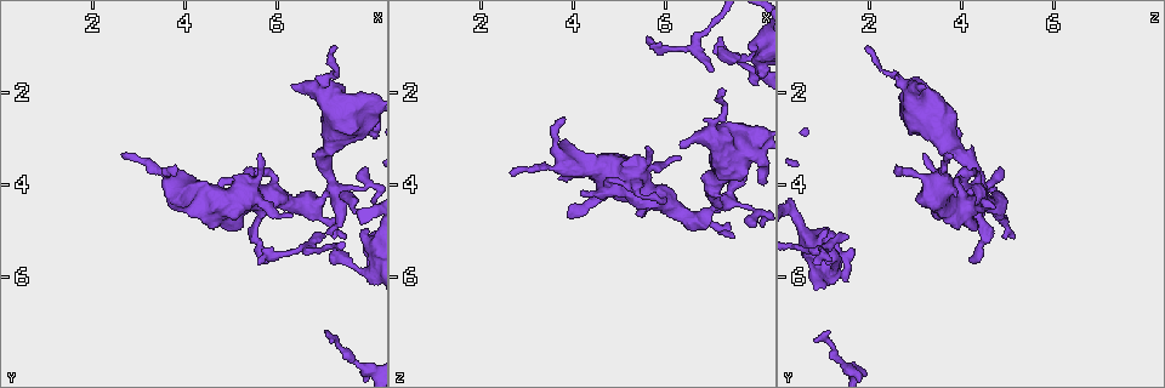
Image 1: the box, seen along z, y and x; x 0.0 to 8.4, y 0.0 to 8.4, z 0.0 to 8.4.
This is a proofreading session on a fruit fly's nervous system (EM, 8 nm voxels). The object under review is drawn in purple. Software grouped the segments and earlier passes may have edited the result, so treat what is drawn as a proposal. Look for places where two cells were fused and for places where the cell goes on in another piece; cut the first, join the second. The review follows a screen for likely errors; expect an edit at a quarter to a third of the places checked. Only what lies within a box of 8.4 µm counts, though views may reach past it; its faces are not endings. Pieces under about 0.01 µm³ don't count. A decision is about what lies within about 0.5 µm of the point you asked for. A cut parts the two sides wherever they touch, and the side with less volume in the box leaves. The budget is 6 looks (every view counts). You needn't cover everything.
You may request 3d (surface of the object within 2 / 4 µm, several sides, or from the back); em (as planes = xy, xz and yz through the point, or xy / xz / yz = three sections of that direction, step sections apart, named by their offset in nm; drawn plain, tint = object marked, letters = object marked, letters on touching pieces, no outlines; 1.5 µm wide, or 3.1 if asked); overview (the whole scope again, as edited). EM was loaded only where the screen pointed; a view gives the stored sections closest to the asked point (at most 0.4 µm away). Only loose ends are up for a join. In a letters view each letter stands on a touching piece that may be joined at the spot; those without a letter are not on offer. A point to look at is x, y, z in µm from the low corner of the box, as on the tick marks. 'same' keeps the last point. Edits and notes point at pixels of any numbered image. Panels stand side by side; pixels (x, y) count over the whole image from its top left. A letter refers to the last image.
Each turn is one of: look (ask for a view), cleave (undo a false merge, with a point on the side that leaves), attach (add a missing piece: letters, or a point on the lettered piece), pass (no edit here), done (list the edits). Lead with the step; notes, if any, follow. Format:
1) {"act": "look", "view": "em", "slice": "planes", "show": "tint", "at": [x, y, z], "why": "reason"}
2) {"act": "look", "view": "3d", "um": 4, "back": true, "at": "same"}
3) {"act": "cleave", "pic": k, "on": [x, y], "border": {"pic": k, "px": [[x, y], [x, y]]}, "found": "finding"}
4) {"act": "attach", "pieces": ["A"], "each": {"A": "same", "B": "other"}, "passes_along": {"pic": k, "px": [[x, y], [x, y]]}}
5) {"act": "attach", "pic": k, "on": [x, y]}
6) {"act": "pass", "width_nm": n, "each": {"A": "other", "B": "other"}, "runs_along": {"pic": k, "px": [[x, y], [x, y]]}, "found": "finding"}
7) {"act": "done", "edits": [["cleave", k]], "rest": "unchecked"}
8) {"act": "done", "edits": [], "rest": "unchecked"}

{"act": "look", "view": "3d", "um": 2, "at": [6.35, 1.90, 3.20], "why": "stops while still wide"}

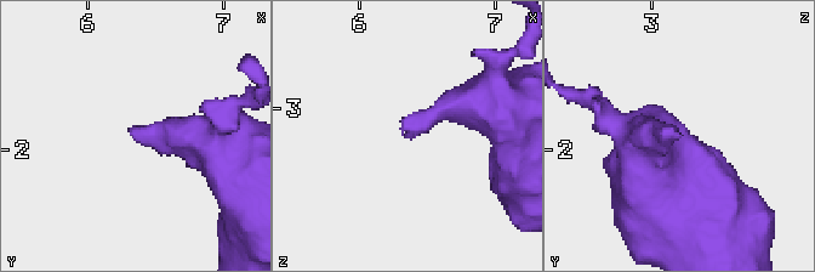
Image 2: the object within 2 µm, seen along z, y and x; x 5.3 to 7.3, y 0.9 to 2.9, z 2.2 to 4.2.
{"act": "look", "view": "em", "slice": "planes", "show": "letters", "at": [6.32, 1.88, 3.20]}

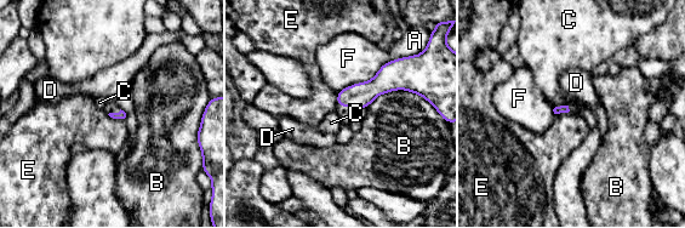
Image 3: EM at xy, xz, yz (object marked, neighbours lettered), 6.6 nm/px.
{"act": "pass", "longest_contact_nm": ["F", 400], "each": {"A": "other", "B": "other", "C": "other", "D": "other", "E": "other", "F": "other"}, "found": "none of them fits"}

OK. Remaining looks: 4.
{"act": "look", "view": "em", "slice": "xy", "step": 8, "show": "tint", "at": [6.70, 5.40, 1.00], "why": "a fork"}

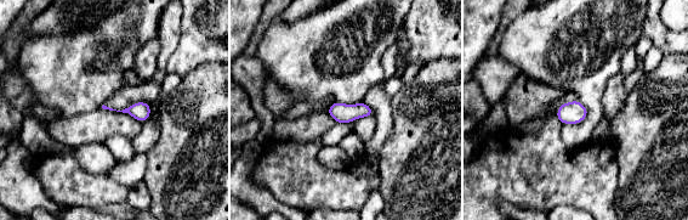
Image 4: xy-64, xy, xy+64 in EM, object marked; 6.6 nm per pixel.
{"act": "look", "view": "em", "slice": "planes", "show": "letters", "at": "same", "why": "cut it another way"}

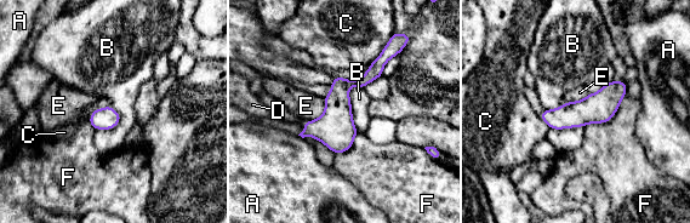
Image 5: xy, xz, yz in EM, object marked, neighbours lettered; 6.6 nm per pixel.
{"act": "pass", "longest_contact_nm": ["F", 340], "each": {"A": "other", "B": "other", "C": "other", "D": "other", "E": "other", "F": "other"}, "runs_along": {"pic": 5, "px": [[382, 58], [306, 132]]}, "found": "continuous, no second cell"}

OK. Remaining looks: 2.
{"act": "look", "view": "em", "slice": "xz", "step": 8, "show": "tint", "at": [2.70, 3.30, 3.75], "why": "free end"}

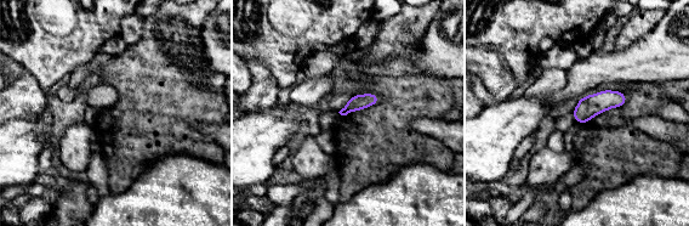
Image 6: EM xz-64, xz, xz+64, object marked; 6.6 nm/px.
{"act": "look", "view": "em", "slice": "planes", "show": "letters", "at": "same"}

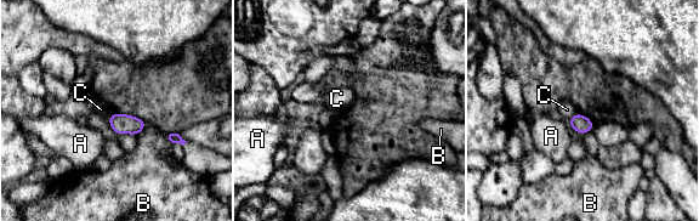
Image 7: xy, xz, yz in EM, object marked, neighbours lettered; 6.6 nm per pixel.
{"act": "pass", "width_nm": 120, "each": {"A": "other", "B": "other", "C": "other"}, "found": "no lettered piece goes on from it"}

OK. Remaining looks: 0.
{"act": "done", "edits": [], "rest": "unchecked"}

